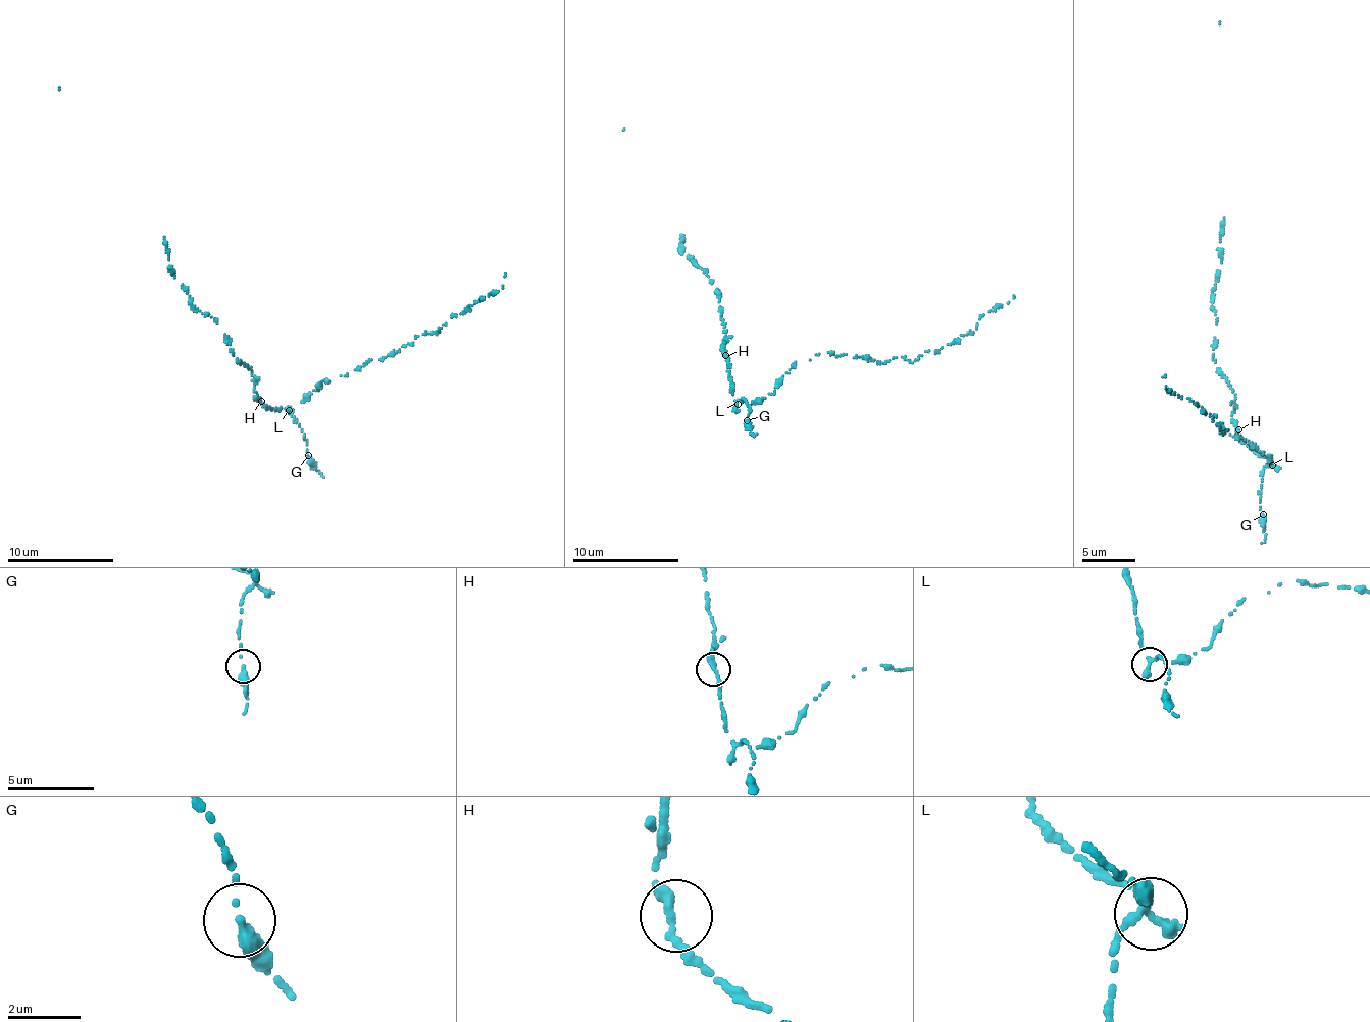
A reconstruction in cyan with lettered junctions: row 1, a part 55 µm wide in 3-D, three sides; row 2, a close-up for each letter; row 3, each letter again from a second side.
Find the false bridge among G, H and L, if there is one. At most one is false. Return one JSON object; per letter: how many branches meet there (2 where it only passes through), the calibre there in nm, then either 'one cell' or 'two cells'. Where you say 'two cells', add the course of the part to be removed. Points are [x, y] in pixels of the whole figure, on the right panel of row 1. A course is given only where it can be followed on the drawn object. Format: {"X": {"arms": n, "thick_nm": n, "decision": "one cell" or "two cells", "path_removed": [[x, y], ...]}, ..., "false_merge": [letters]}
{"G": {"arms": 2, "thick_nm": 280, "decision": "one cell"}, "H": {"arms": 2, "thick_nm": 280, "decision": "one cell"}, "L": {"arms": 2, "thick_nm": 280, "decision": "two cells", "path_removed": [[1273, 465], [1255, 444], [1223, 432], [1222, 428], [1220, 432], [1226, 430], [1213, 416], [1167, 391], [1163, 377]]}, "false_merge": ["L"]}

